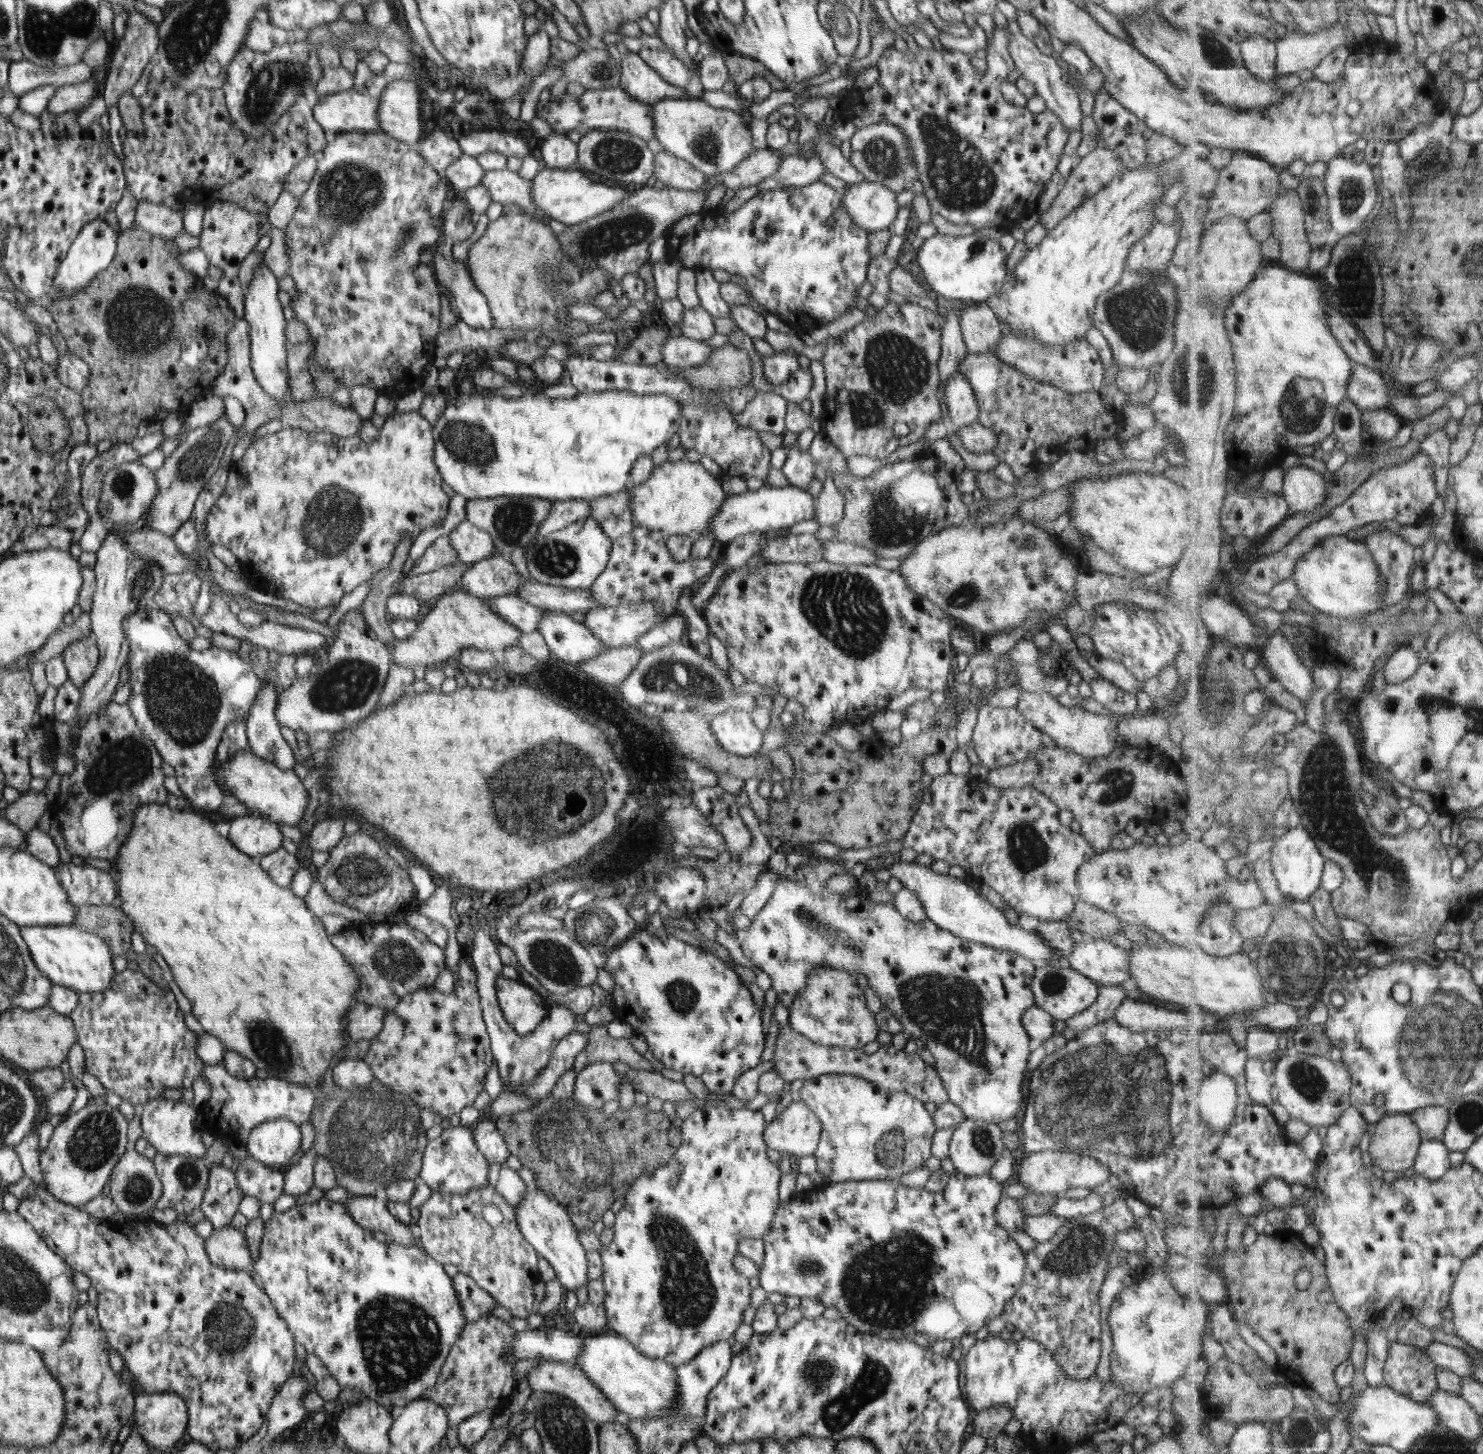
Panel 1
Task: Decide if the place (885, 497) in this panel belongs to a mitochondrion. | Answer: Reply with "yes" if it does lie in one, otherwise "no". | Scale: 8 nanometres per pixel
yes

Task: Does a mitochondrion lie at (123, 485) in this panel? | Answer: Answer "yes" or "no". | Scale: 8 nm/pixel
yes

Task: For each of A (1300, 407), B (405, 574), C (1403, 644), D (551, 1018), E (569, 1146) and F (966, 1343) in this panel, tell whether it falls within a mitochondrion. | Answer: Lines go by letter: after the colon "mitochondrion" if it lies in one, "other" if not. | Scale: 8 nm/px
A: mitochondrion
B: other
C: other
D: other
E: mitochondrion
F: other

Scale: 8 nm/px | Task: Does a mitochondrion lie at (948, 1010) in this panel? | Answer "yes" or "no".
yes

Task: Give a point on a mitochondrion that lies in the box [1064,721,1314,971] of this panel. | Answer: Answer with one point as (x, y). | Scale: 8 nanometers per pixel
(1112, 787)

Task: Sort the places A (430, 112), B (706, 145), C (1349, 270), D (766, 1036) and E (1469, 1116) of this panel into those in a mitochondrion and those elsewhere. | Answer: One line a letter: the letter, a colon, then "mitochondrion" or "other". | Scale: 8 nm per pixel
A: mitochondrion
B: mitochondrion
C: mitochondrion
D: other
E: mitochondrion

